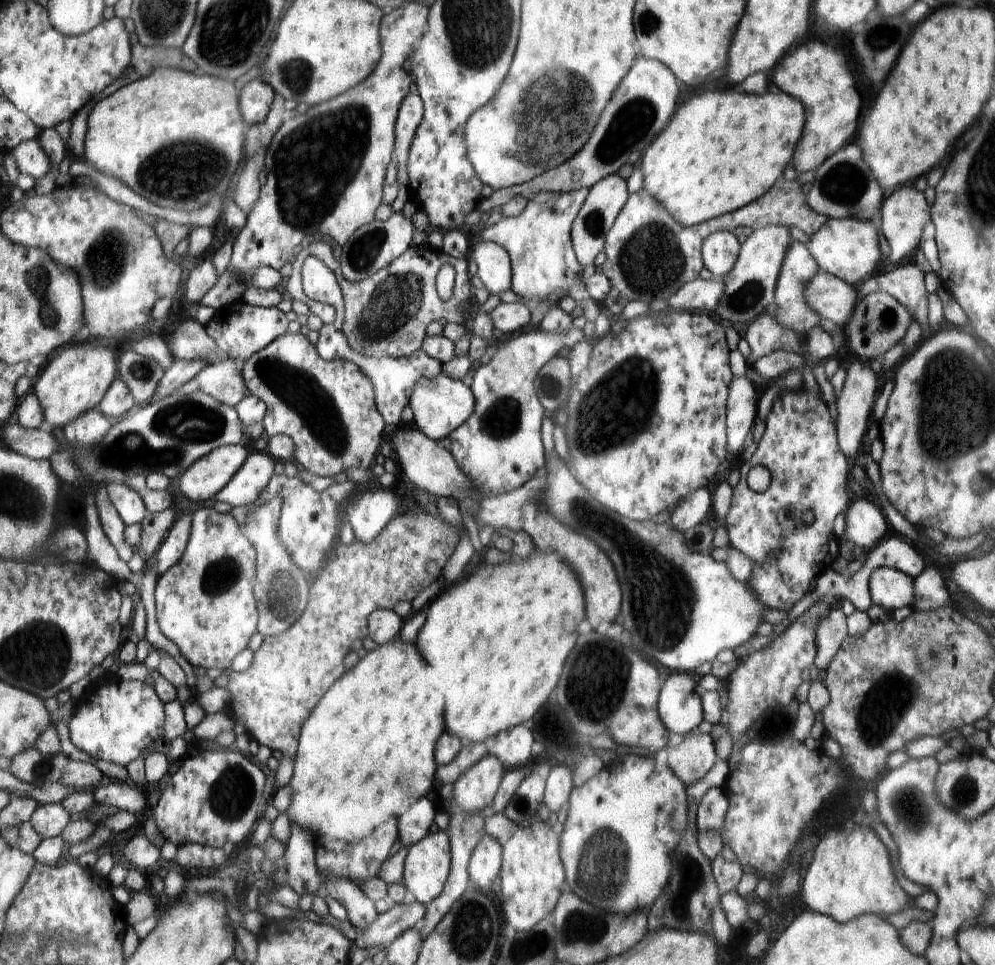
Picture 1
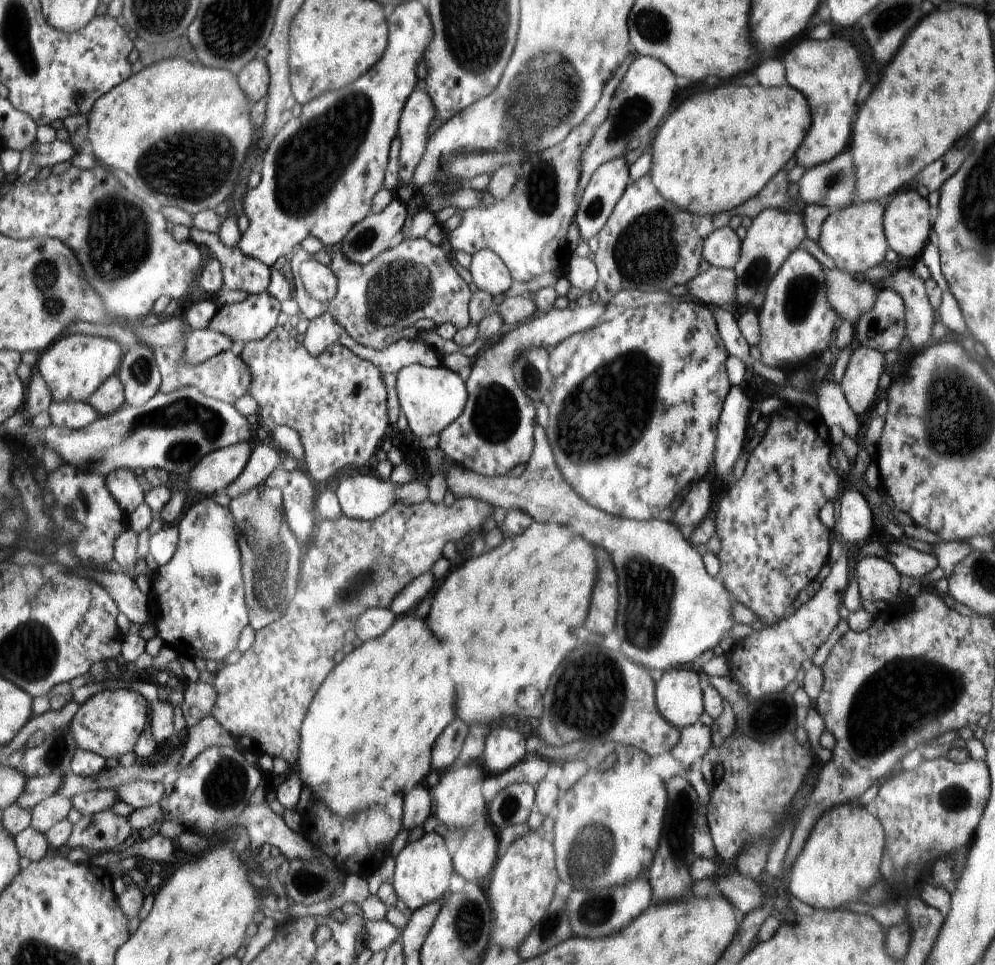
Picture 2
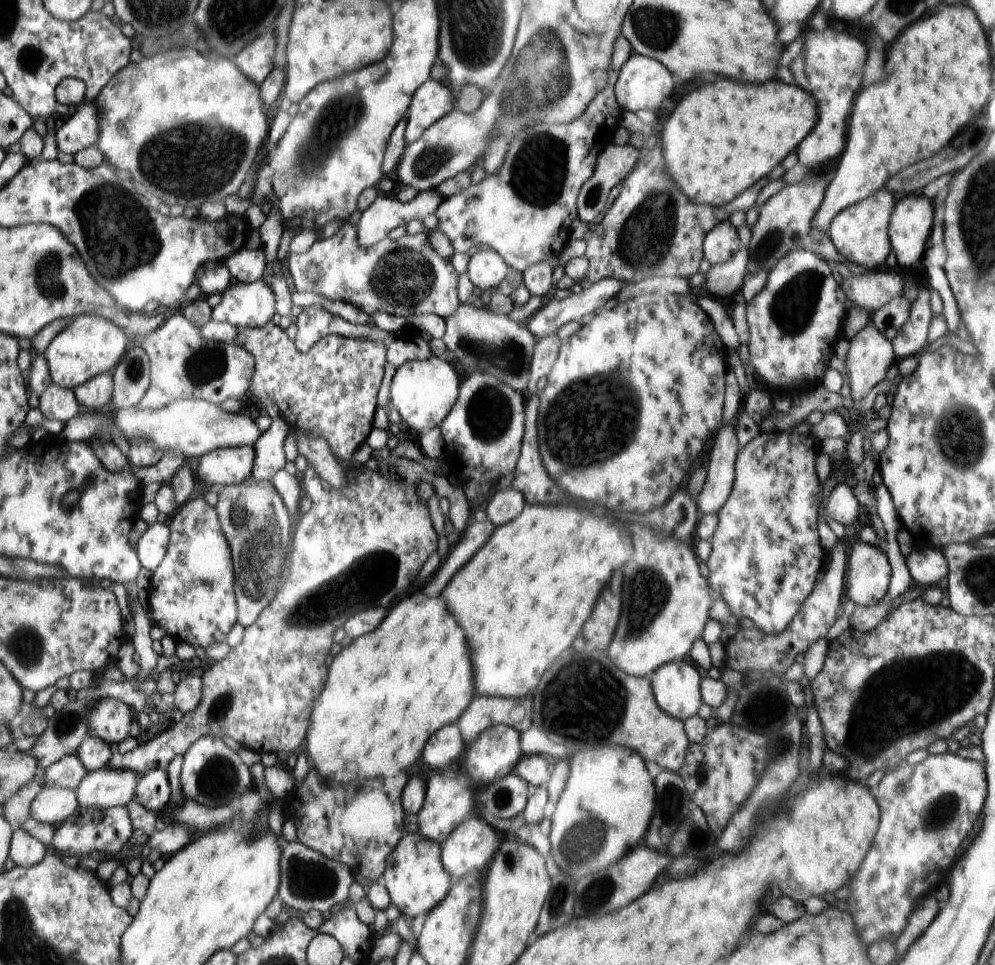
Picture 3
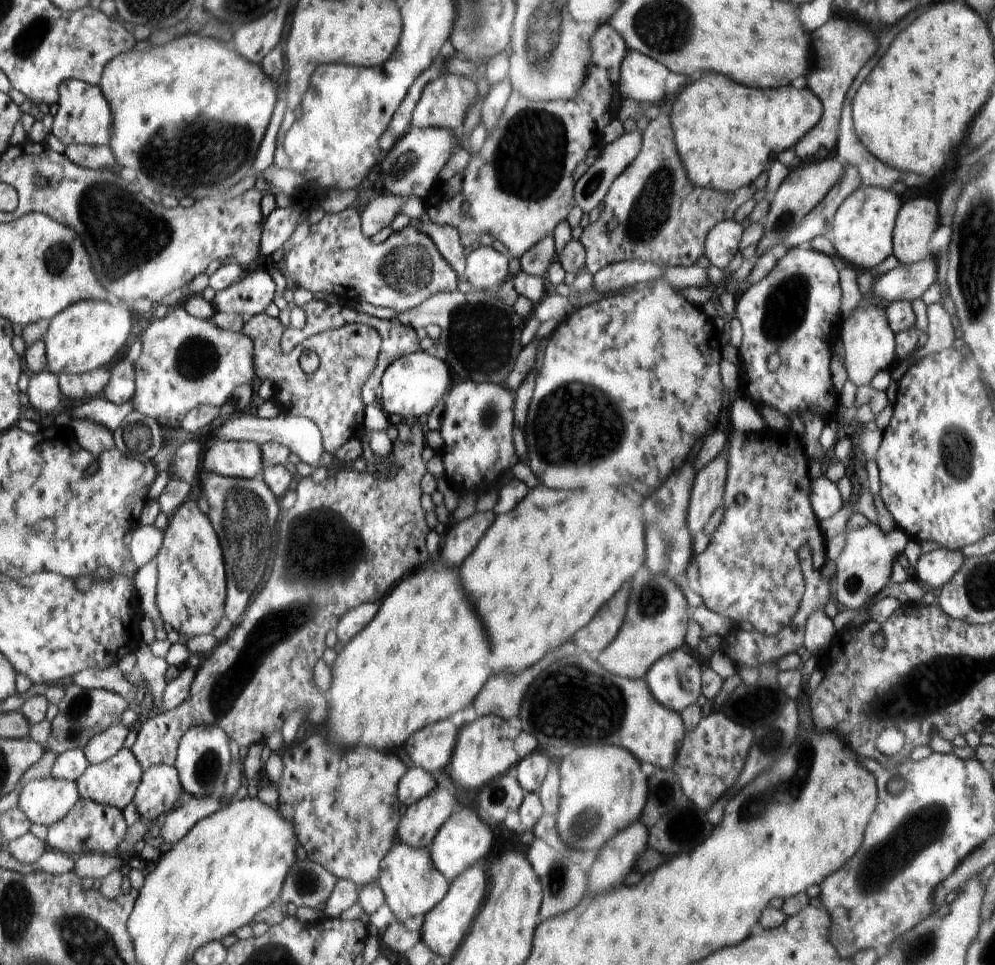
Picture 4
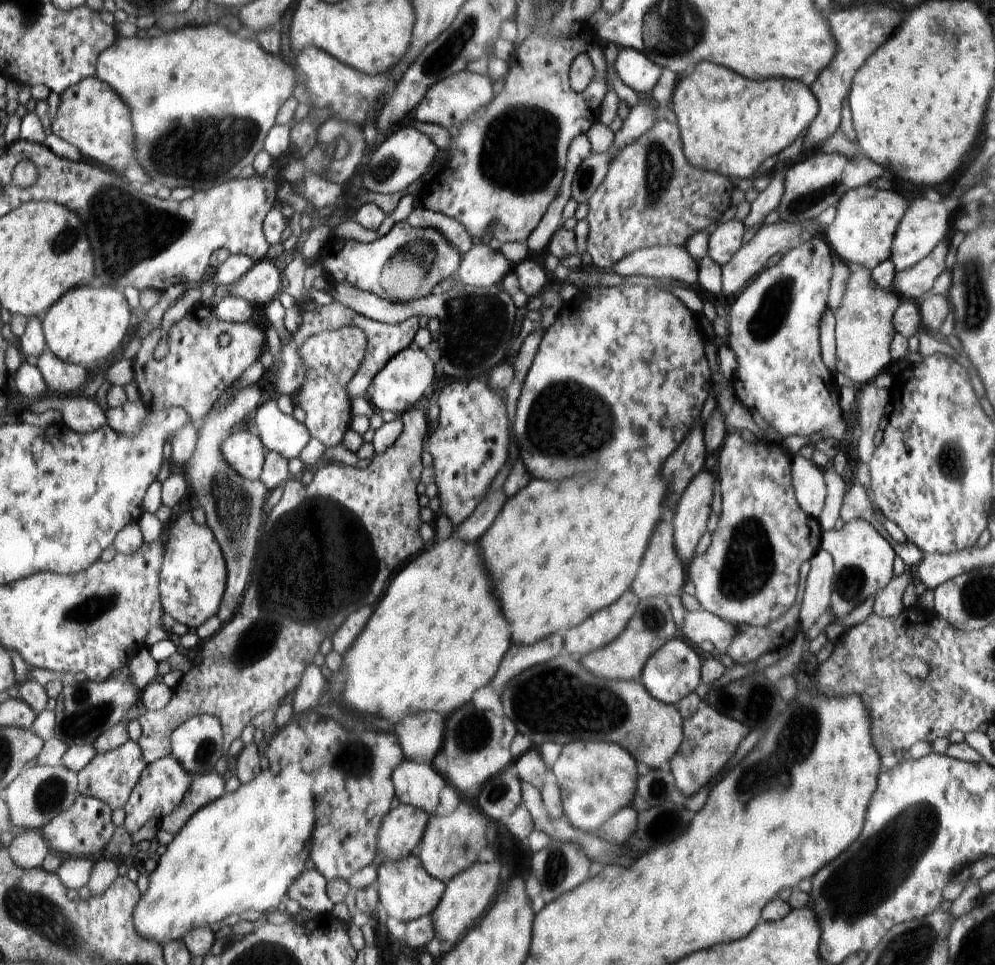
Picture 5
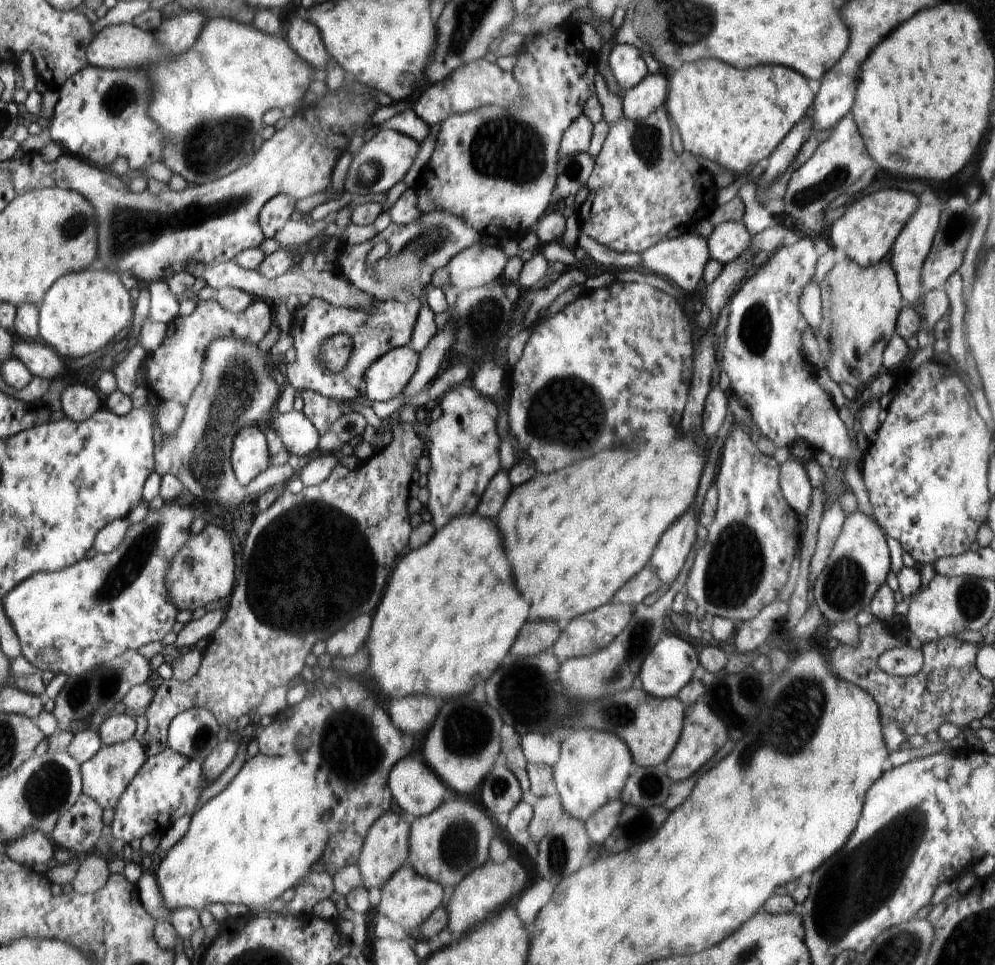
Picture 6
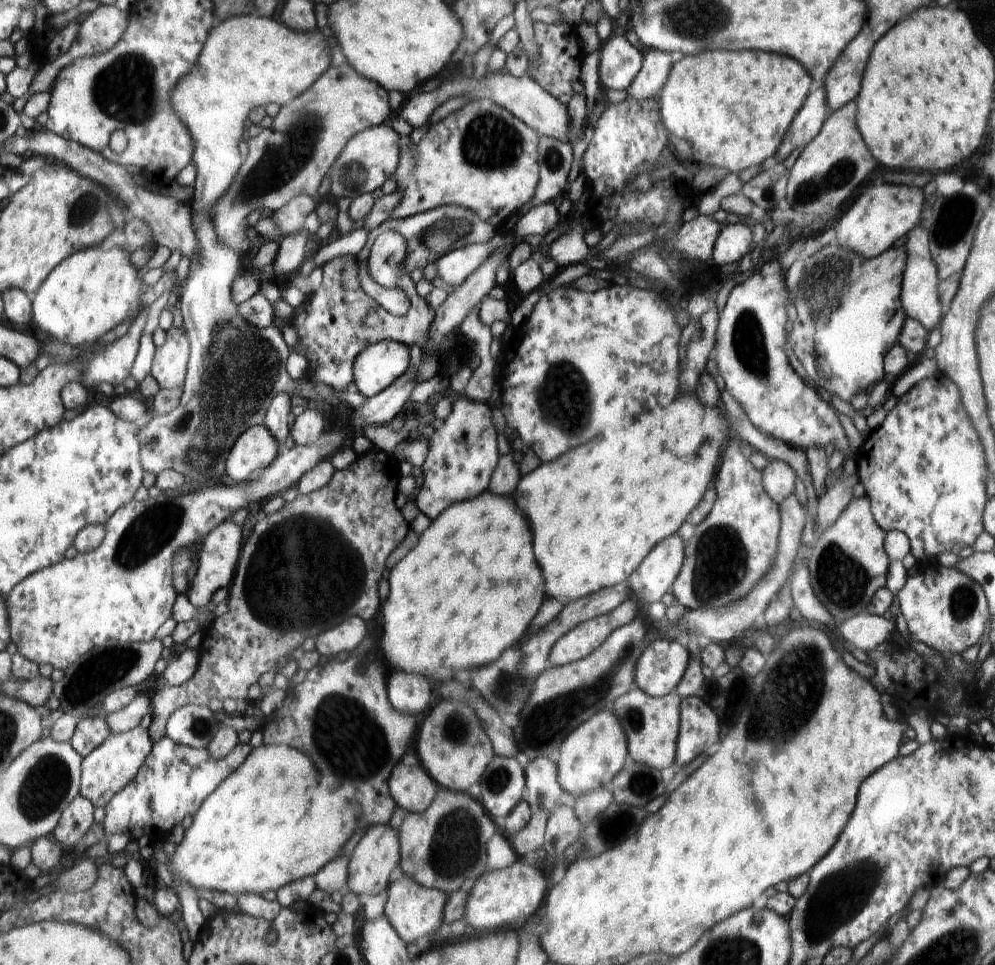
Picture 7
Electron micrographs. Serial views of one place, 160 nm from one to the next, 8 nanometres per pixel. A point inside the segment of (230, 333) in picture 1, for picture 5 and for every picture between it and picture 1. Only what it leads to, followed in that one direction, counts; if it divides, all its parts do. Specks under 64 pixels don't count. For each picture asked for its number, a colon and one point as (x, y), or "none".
2: (253, 319)
3: (251, 305)
4: (250, 296)
5: (259, 285)

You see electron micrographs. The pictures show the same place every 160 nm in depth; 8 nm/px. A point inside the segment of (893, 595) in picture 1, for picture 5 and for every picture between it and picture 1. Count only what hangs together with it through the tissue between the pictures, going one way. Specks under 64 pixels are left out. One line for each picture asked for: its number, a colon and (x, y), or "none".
2: (879, 581)
3: (868, 572)
4: (862, 570)
5: (862, 559)

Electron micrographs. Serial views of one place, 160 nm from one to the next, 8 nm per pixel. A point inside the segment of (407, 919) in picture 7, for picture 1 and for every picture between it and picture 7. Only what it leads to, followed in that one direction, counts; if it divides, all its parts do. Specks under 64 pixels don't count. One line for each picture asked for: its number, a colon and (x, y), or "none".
1: (428, 863)
2: (423, 868)
3: (415, 877)
4: (412, 885)
5: (407, 891)
6: (409, 899)

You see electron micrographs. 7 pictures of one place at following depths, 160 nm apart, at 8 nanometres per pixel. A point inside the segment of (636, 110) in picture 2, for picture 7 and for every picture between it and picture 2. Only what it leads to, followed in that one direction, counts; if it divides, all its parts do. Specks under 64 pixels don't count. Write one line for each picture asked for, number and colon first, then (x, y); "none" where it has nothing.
3: (643, 81)
4: (642, 79)
5: (637, 70)
6: (629, 69)
7: (620, 63)

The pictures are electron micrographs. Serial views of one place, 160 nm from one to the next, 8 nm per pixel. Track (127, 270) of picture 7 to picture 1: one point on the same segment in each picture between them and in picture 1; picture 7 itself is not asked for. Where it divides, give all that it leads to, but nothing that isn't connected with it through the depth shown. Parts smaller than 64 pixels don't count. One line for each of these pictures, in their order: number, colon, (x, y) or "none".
1: (75, 379)
2: (73, 368)
3: (89, 345)
4: (88, 334)
5: (86, 325)
6: (81, 313)

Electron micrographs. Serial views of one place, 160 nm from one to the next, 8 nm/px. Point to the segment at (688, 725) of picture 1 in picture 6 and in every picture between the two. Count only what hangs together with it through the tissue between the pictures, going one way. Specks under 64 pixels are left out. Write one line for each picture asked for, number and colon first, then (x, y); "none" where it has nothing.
2: (679, 698)
3: (677, 684)
4: (674, 680)
5: (673, 672)
6: (670, 666)

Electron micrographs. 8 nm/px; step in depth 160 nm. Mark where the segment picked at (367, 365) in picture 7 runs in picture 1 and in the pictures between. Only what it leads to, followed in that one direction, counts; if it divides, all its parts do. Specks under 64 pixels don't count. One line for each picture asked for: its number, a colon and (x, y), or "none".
1: (440, 405)
2: (432, 398)
3: (424, 392)
4: (414, 383)
5: (402, 382)
6: (386, 378)

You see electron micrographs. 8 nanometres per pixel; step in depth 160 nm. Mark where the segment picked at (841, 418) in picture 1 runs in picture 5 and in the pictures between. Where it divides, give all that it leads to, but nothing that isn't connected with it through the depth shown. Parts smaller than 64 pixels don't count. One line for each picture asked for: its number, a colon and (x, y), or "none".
2: (859, 384)
3: (870, 355)
4: (869, 343)
5: (864, 322)

